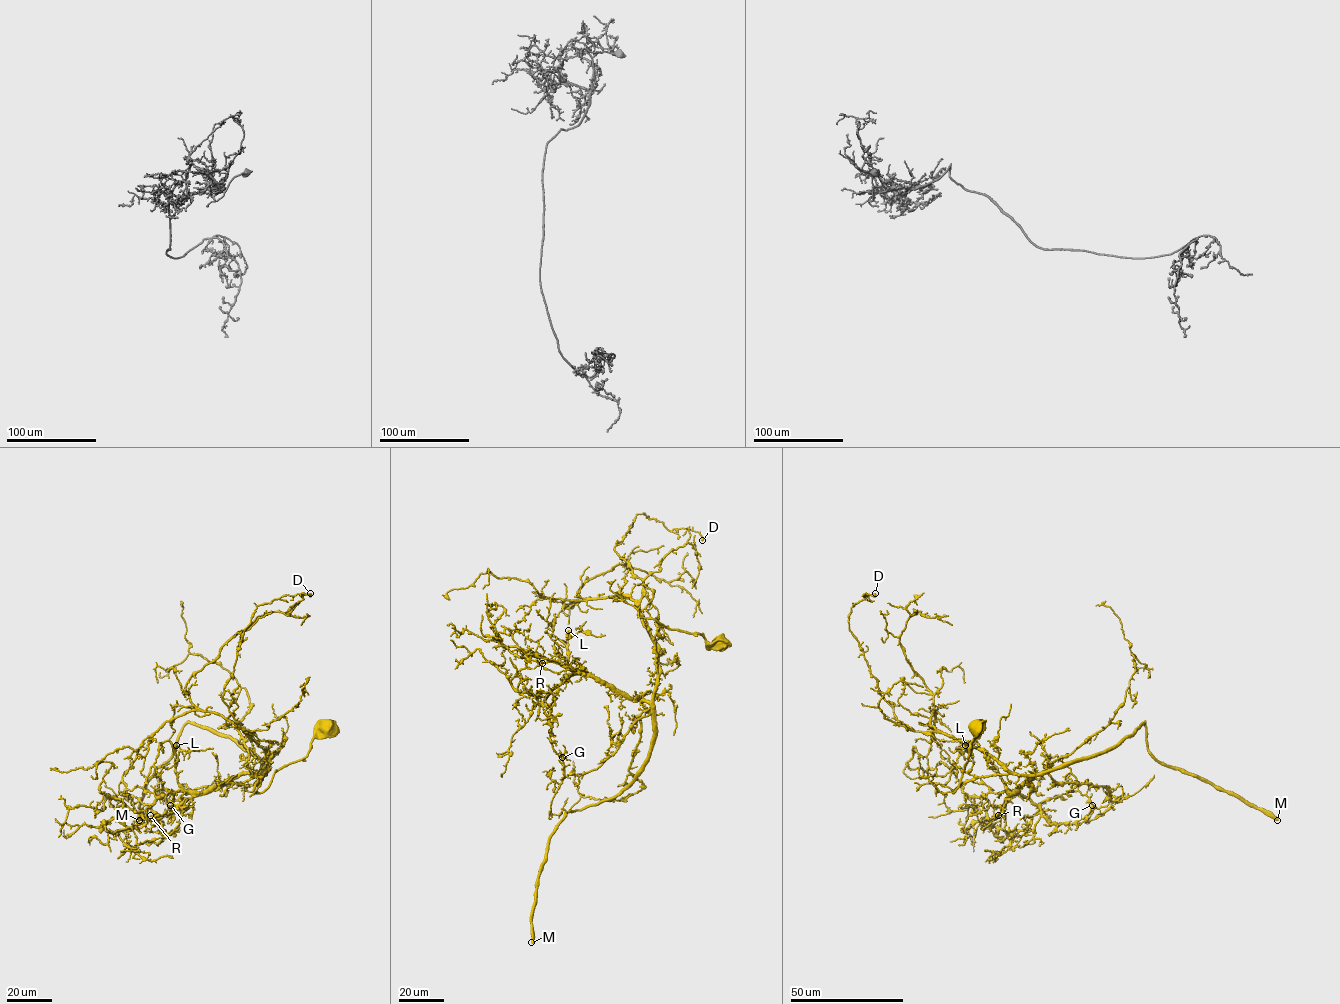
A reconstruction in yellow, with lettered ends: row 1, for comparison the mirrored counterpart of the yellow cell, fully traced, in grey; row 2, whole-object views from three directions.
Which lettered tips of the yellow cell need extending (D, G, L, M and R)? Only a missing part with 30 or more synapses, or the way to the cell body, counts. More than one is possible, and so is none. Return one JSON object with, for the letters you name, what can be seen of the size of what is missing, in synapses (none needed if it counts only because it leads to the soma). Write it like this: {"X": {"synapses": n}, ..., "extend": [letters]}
{"M": {"synapses": 1000}, "R": {"synapses": 80}, "extend": ["M", "R"]}

